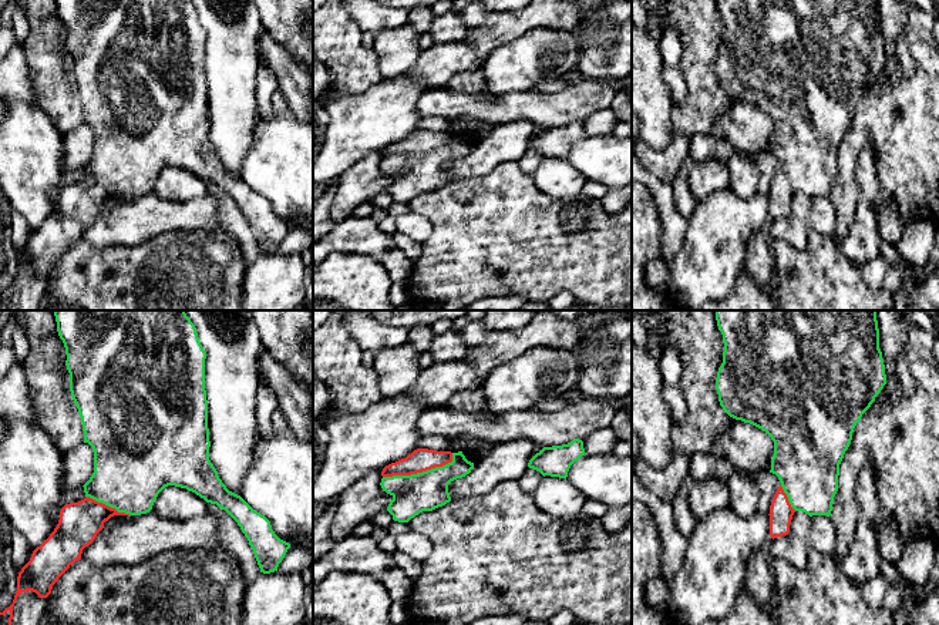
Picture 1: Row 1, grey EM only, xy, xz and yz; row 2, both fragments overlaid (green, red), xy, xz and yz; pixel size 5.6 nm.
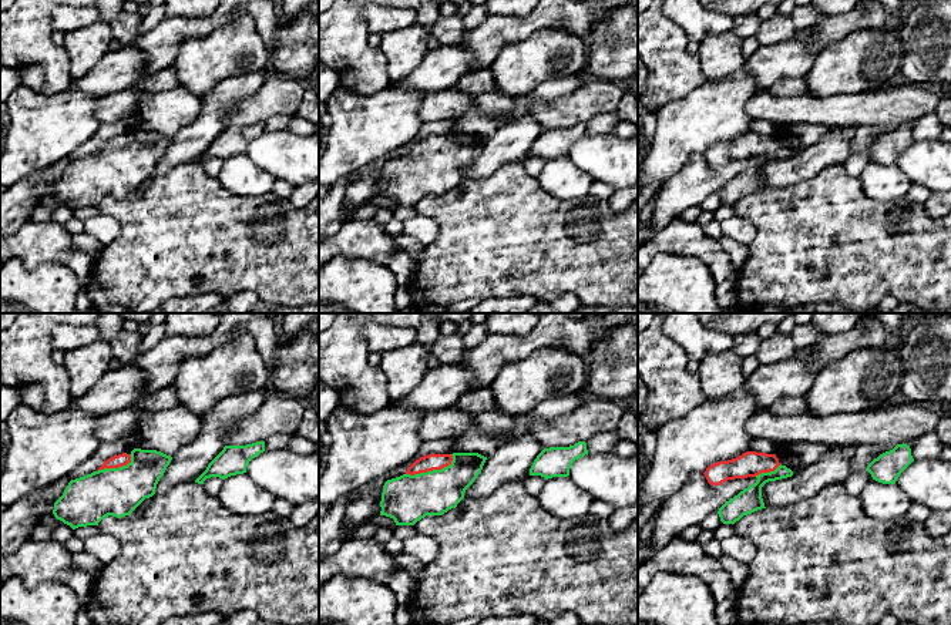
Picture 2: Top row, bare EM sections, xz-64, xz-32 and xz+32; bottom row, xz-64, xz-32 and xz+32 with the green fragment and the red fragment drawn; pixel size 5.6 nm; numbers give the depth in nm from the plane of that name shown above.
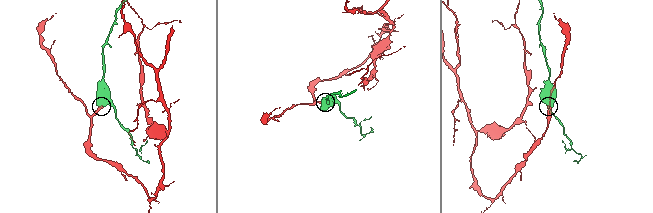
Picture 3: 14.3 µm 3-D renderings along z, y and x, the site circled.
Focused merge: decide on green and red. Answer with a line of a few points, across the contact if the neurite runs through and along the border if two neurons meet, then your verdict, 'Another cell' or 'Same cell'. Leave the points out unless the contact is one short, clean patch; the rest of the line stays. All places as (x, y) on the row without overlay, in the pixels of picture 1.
Line: xz (411, 175), (420, 163), (420, 154), (420, 141). Same cell

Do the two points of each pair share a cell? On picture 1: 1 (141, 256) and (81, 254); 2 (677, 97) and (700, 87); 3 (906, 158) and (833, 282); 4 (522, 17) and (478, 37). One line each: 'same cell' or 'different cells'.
1: same cell
2: different cells
3: different cells
4: same cell

